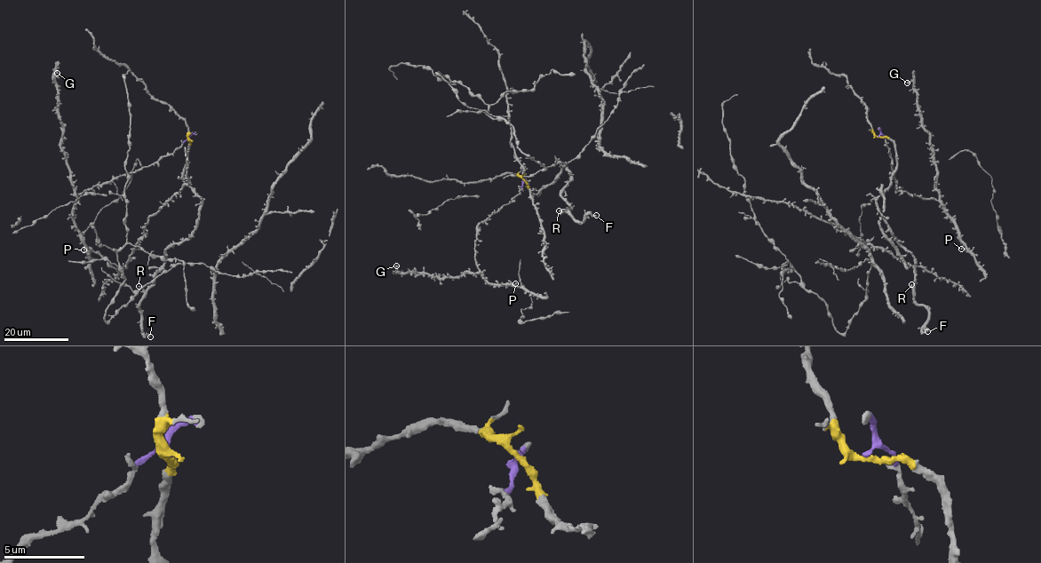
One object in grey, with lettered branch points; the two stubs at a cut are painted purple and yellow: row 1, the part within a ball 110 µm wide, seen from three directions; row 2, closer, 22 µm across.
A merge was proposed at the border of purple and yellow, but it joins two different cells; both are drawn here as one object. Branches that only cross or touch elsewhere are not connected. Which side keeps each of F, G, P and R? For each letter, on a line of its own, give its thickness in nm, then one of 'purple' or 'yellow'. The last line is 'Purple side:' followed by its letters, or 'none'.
F: calibre 340 nm; yellow
G: calibre 360 nm; purple
P: calibre 280 nm; purple
R: calibre 240 nm; yellow
Purple side: G, P

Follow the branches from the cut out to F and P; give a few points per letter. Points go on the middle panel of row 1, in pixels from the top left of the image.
F: (523, 179), (530, 192), (541, 194), (566, 165), (572, 176), (561, 194), (571, 217), (581, 221), (596, 215)
P: (524, 179), (511, 202), (478, 225), (475, 242), (474, 261), (486, 281), (515, 282)

